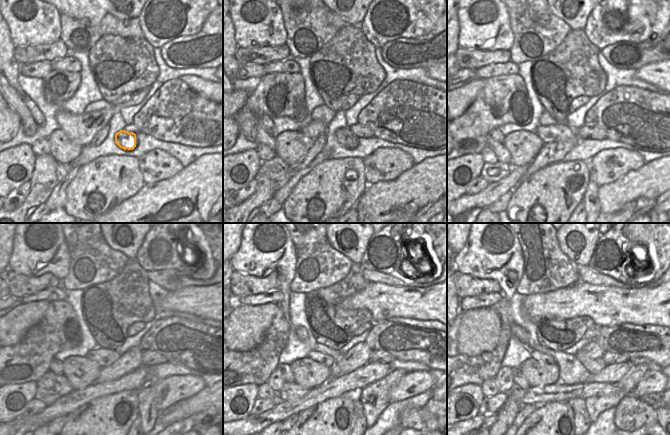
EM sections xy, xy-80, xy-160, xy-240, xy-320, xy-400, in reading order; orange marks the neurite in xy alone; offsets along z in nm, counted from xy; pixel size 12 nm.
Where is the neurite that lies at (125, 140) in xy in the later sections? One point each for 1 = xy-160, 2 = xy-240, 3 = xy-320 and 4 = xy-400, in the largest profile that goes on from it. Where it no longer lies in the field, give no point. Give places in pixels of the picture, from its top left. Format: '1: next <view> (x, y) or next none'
1: next xy-160 (558, 132)
2: next xy-240 (104, 357)
3: next xy-320 (319, 357)
4: next xy-400 (539, 356)

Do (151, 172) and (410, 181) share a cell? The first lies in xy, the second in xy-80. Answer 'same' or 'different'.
different

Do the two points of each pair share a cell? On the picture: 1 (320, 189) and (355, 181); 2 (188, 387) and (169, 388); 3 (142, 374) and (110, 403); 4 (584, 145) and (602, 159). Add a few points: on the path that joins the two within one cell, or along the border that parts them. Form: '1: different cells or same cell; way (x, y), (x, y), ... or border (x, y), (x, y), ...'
1: same cell; way (329, 189), (346, 181)
2: same cell; way (183, 387), (174, 388)
3: different cells; border (137, 390), (121, 390), (101, 396)
4: different cells; border (618, 148), (601, 149), (587, 162)

